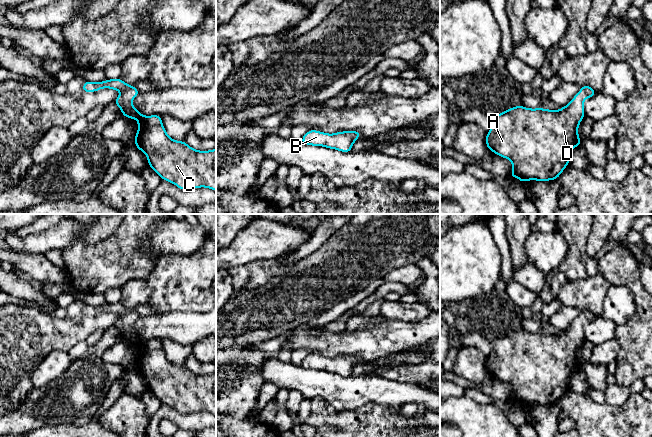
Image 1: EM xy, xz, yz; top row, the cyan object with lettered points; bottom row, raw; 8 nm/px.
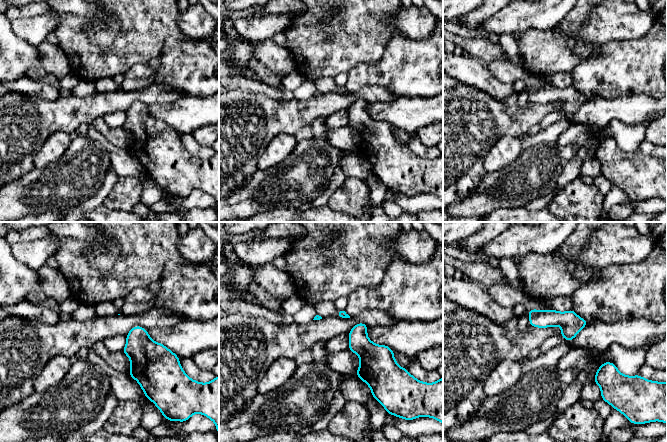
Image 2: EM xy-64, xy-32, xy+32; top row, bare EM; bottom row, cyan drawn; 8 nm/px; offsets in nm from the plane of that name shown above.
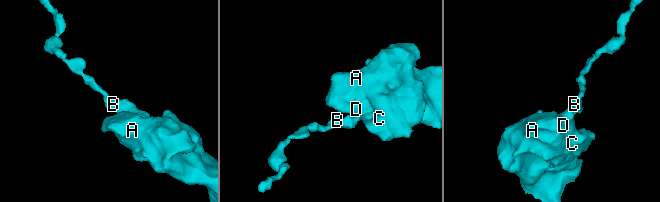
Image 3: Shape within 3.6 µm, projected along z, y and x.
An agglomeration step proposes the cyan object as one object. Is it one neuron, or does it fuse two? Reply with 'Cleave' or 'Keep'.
Keep

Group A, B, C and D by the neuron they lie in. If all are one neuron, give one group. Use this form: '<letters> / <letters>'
A B C D

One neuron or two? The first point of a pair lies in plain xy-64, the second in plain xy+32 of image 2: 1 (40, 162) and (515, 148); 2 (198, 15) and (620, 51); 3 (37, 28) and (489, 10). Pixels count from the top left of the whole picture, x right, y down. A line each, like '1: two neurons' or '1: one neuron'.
1: one neuron
2: two neurons
3: two neurons

